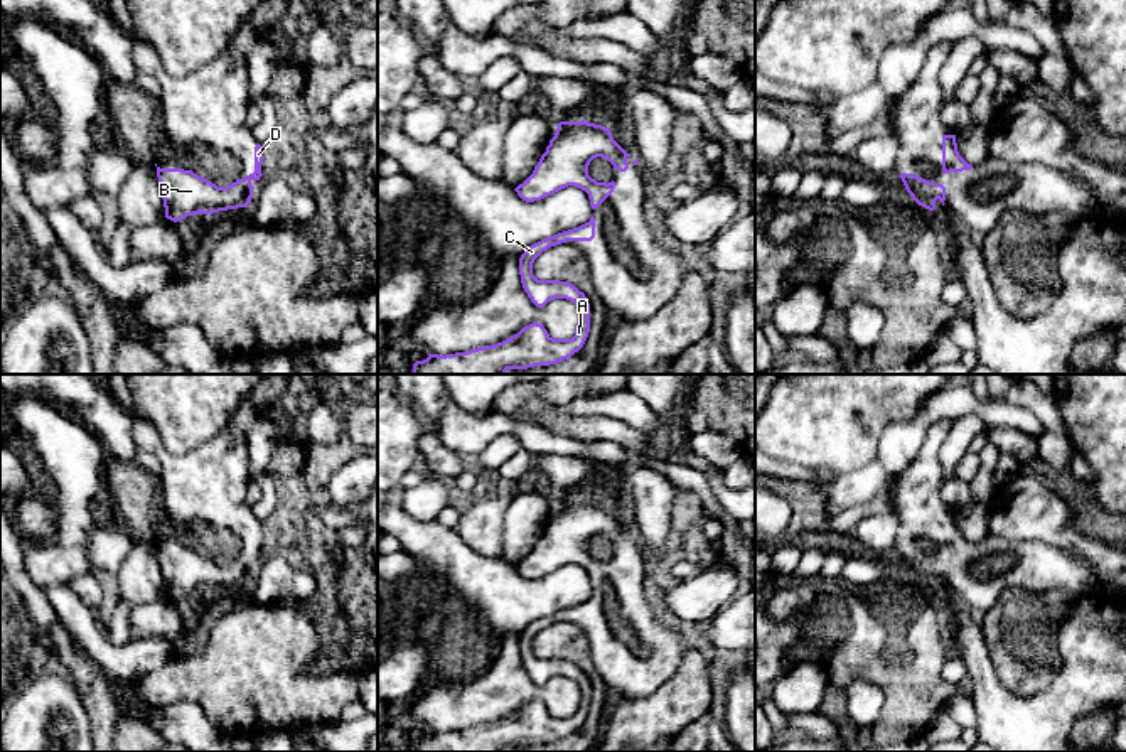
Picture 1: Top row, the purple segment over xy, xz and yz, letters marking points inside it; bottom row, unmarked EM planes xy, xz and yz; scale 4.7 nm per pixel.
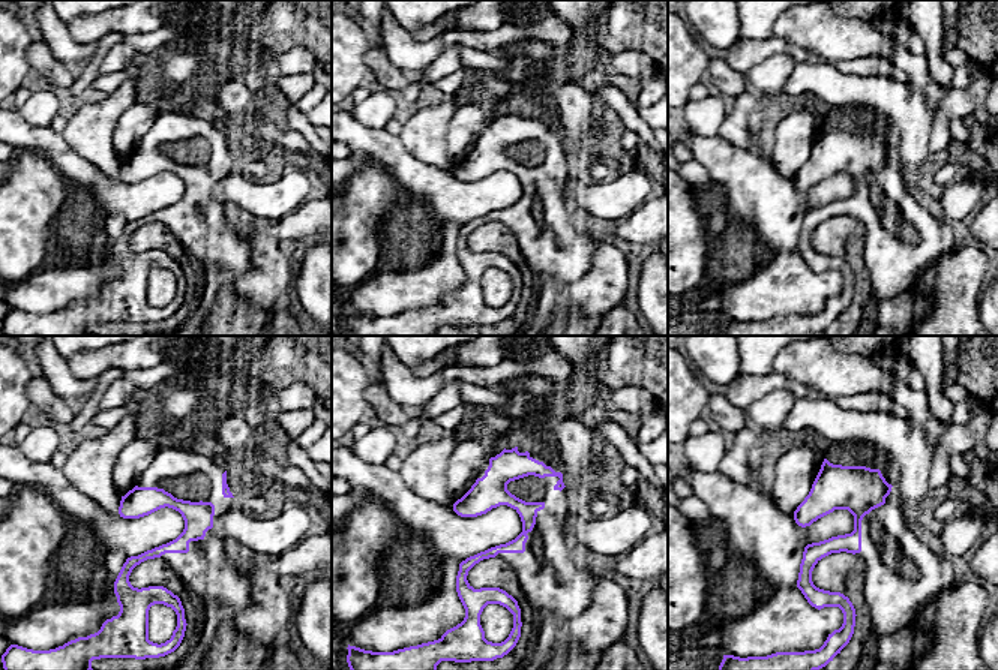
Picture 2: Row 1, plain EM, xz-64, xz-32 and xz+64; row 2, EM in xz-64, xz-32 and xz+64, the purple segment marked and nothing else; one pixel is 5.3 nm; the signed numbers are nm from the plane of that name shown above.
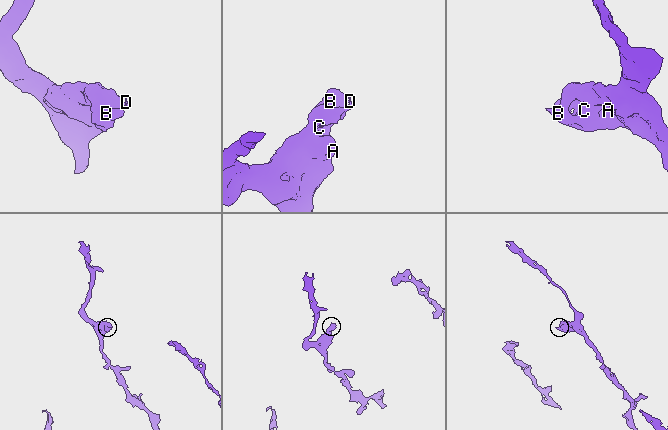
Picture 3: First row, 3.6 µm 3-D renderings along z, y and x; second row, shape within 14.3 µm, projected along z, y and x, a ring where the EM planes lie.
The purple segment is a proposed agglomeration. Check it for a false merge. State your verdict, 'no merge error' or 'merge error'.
no merge error

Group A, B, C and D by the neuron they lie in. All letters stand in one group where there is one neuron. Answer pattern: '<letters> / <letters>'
A B C D

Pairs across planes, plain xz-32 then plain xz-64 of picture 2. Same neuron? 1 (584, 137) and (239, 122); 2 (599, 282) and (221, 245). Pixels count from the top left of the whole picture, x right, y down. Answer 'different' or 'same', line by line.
1: same
2: different

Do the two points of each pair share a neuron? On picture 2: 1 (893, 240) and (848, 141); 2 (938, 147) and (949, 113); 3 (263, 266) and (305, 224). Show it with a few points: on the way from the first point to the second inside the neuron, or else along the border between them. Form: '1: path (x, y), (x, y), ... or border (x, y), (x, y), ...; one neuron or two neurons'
1: path (890, 216), (881, 203), (878, 176), (872, 165); one neuron
2: path (940, 138), (940, 122); one neuron
3: path (266, 252), (266, 248), (285, 228), (291, 227); one neuron

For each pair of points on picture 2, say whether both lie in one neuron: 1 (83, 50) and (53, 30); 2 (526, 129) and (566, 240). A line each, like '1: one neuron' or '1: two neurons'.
1: one neuron
2: one neuron

